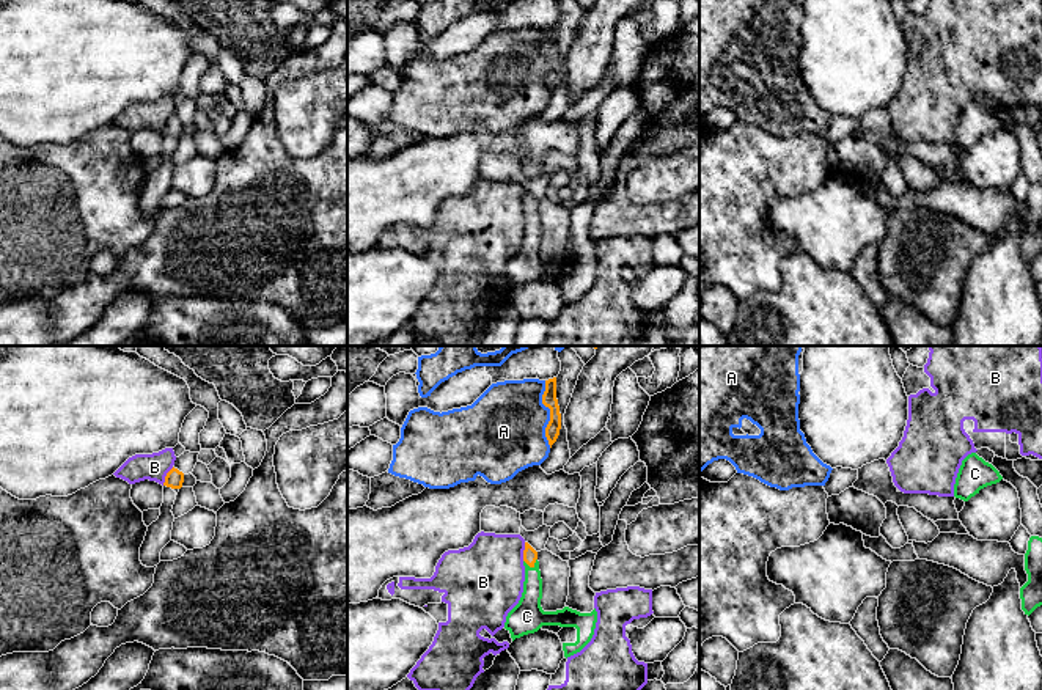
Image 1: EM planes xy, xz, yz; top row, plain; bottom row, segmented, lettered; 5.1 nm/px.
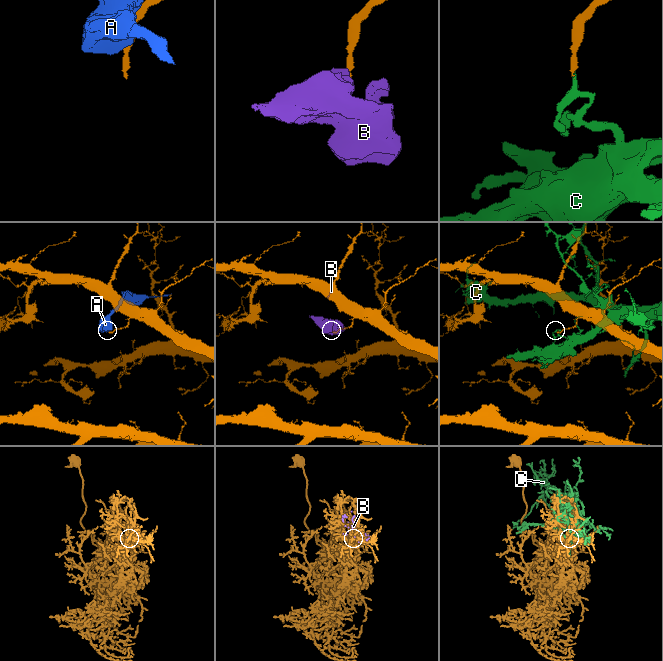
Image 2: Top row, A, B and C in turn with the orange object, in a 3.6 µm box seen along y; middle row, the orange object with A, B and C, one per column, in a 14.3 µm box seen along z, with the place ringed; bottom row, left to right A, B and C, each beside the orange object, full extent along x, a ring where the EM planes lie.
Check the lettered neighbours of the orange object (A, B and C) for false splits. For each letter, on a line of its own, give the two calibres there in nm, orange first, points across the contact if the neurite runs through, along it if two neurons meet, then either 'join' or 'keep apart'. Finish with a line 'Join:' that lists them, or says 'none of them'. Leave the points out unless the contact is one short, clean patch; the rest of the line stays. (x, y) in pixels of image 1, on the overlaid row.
A: 80 nm thick on the orange side, 420 nm on the other; border along xz (544, 381), (543, 403), (549, 409), (546, 439), (550, 447); keep apart
B: 90 nm thick on the orange side, 140 nm on the other; border along xy (173, 467), (162, 484); keep apart
C: 80 nm thick on the orange side, 160 nm on the other; keep apart
Join: none of them

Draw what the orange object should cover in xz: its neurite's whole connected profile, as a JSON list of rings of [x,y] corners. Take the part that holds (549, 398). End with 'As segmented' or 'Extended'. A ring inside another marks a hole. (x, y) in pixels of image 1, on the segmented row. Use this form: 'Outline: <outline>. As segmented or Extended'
Outline: [[[556,377],[545,380],[545,391],[542,395],[542,404],[550,409],[550,421],[545,428],[545,437],[552,448],[561,429],[561,413],[560,413],[560,406],[556,399]]]. As segmented

